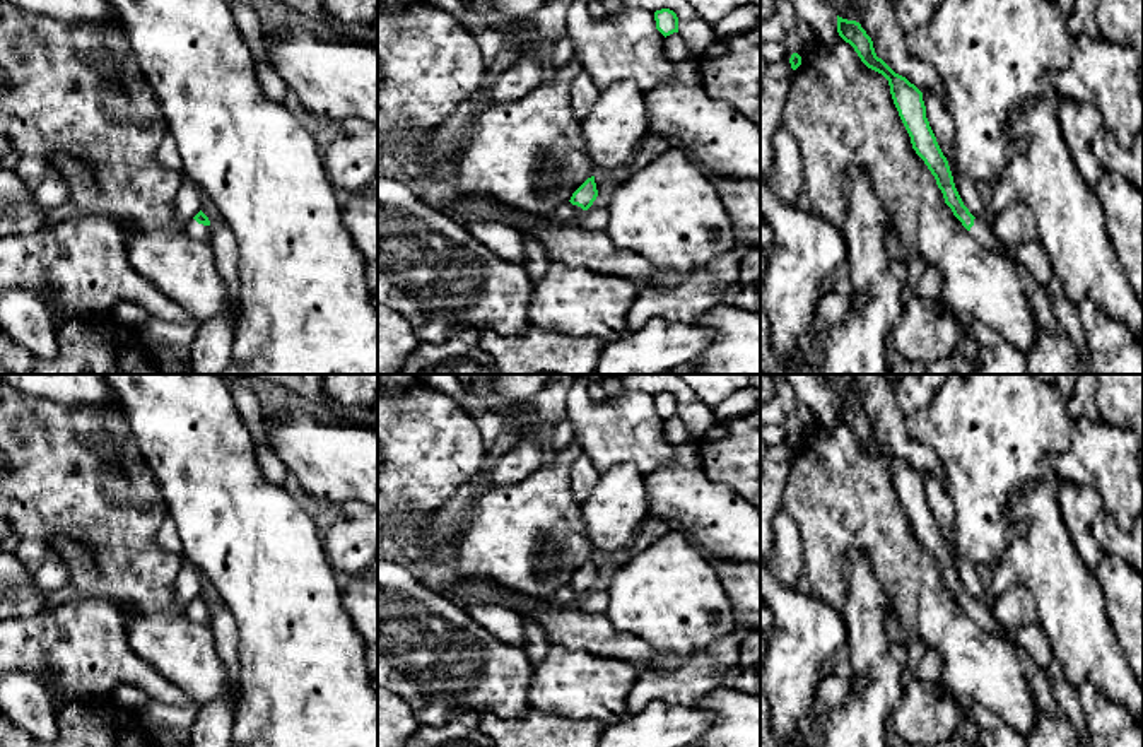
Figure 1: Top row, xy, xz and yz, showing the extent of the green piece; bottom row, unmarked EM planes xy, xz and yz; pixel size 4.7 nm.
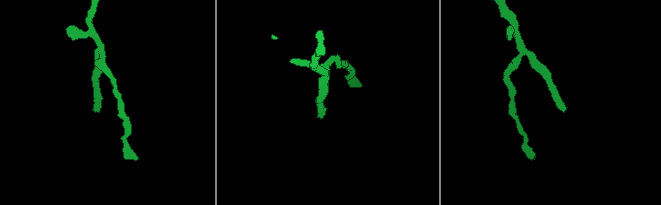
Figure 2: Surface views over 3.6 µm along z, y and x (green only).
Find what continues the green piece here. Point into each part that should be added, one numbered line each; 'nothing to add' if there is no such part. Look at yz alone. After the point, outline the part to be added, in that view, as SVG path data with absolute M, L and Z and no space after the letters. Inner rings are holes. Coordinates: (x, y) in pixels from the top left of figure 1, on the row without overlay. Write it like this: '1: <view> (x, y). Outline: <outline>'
1: yz (1032, 638). Outline: M974 602L974 609L969 615L988 632L996 634L1011 644L1022 646L1030 660L1046 673L1052 658L1052 650L1044 629L1039 624L1025 627L1005 627L993 615L989 605L981 602Z

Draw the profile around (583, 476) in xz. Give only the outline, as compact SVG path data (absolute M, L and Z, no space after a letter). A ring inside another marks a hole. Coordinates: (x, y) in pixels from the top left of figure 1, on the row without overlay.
M584 453L577 456L569 470L572 494L579 501L584 501L595 489L600 475L601 473L595 468L593 462Z

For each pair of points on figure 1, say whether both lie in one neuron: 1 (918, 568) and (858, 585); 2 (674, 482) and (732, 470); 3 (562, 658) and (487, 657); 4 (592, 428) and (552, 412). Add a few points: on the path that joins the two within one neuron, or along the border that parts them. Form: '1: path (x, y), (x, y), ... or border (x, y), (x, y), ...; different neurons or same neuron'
1: border (849, 551), (858, 551), (868, 559), (887, 612); different neurons
2: border (696, 445), (703, 472), (742, 498); different neurons
3: border (533, 667), (528, 693), (530, 706); different neurons
4: border (568, 392), (564, 417); different neurons

